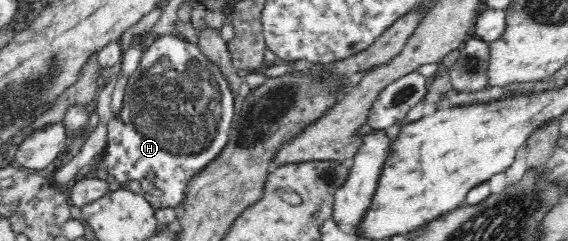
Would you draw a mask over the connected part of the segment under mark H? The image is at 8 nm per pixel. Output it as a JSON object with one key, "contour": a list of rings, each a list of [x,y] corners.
{"contour":[[[170,33],[158,36],[149,40],[138,68],[134,70],[132,76],[128,79],[122,98],[122,108],[114,113],[107,122],[107,145],[104,149],[104,160],[107,165],[107,171],[114,177],[116,183],[122,187],[130,180],[138,180],[142,188],[142,196],[156,210],[164,208],[176,209],[178,204],[185,196],[186,188],[189,186],[191,179],[200,170],[204,170],[224,150],[230,138],[230,127],[234,122],[234,96],[229,82],[222,74],[220,67],[212,62],[201,50],[196,43],[188,41],[184,36]]]}

